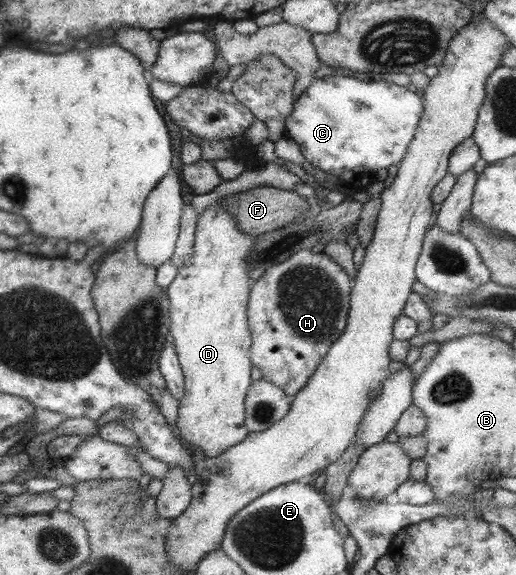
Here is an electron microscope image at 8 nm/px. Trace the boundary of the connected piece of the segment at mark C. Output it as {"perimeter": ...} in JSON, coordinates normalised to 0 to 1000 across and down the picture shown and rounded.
{"perimeter":[[[649,127],[612,137],[576,169],[568,193],[548,212],[550,237],[579,254],[579,264],[607,290],[657,310],[671,323],[686,322],[707,330],[725,315],[733,294],[750,294],[777,282],[820,193],[820,170],[808,158],[797,160],[750,141],[696,141]]]}

